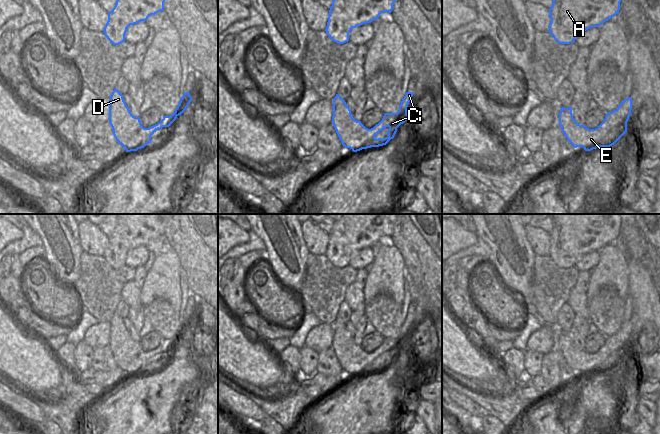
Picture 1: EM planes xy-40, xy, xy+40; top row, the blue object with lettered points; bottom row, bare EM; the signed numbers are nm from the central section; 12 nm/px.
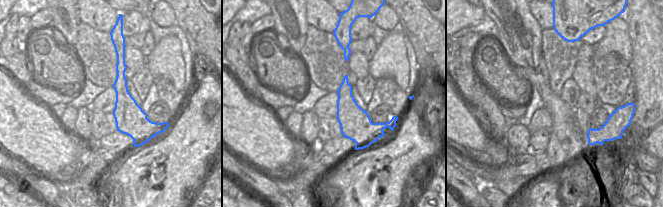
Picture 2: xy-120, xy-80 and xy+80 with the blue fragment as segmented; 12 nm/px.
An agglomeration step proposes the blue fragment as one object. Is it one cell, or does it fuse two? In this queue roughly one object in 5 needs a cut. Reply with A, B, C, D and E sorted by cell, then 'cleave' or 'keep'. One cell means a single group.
A B C D E | keep

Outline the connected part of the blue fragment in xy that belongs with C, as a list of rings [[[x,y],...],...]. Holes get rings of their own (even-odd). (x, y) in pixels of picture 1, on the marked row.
[[[406,92],[399,111],[385,113],[382,120],[371,129],[366,128],[361,121],[355,120],[345,100],[336,94],[333,99],[332,124],[342,145],[350,148],[353,152],[386,145],[394,138],[397,128],[410,118],[407,109],[413,94],[413,92]],[[386,127],[389,128],[388,136],[376,139],[375,136]]]

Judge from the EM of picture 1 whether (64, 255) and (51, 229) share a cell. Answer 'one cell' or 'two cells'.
one cell

